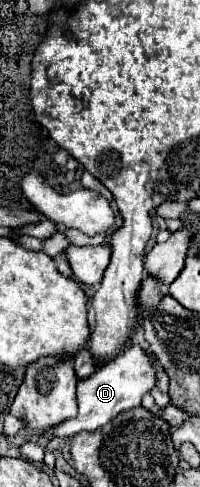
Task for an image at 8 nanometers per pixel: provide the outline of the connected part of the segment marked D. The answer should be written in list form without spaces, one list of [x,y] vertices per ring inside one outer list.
[[[134,344],[126,348],[118,360],[112,360],[110,364],[96,370],[92,376],[78,382],[78,416],[74,420],[68,420],[66,424],[60,424],[58,428],[52,428],[46,432],[46,436],[74,436],[82,430],[96,430],[108,424],[118,412],[128,408],[138,408],[144,394],[150,394],[156,386],[156,368],[152,362],[150,352],[146,352],[140,344]]]

